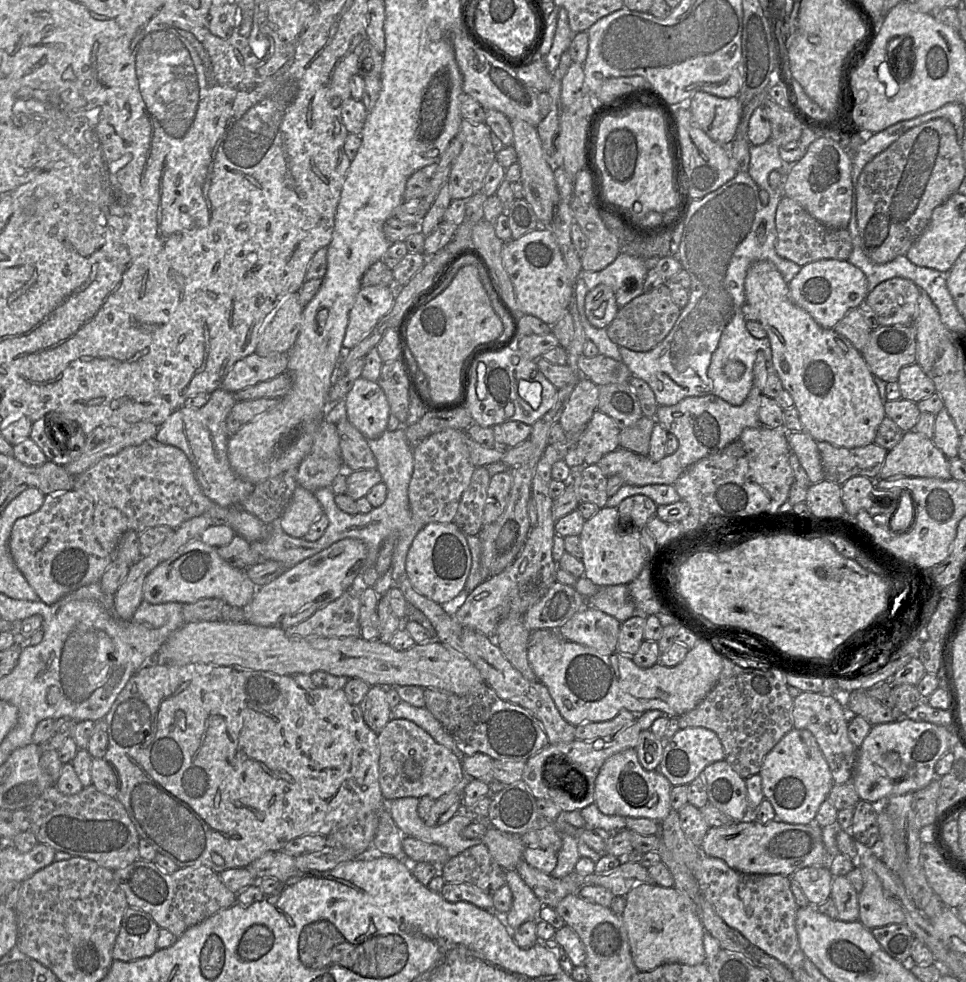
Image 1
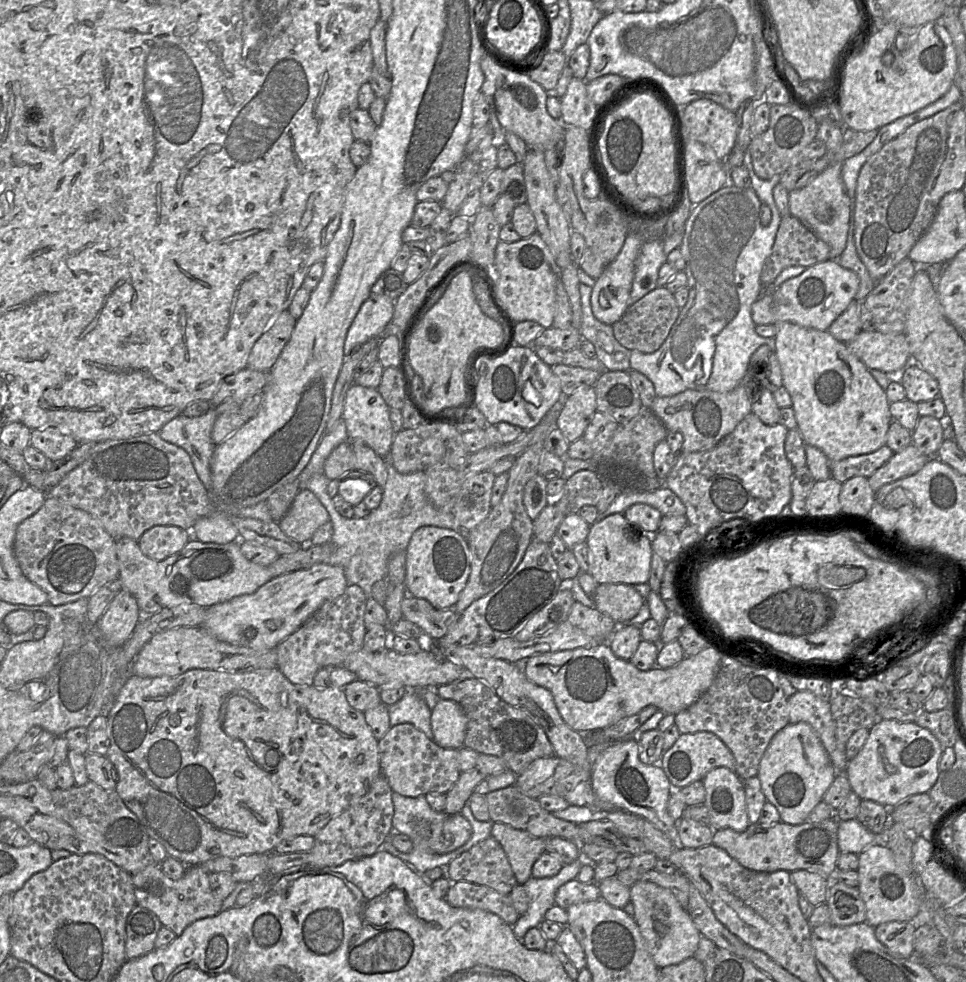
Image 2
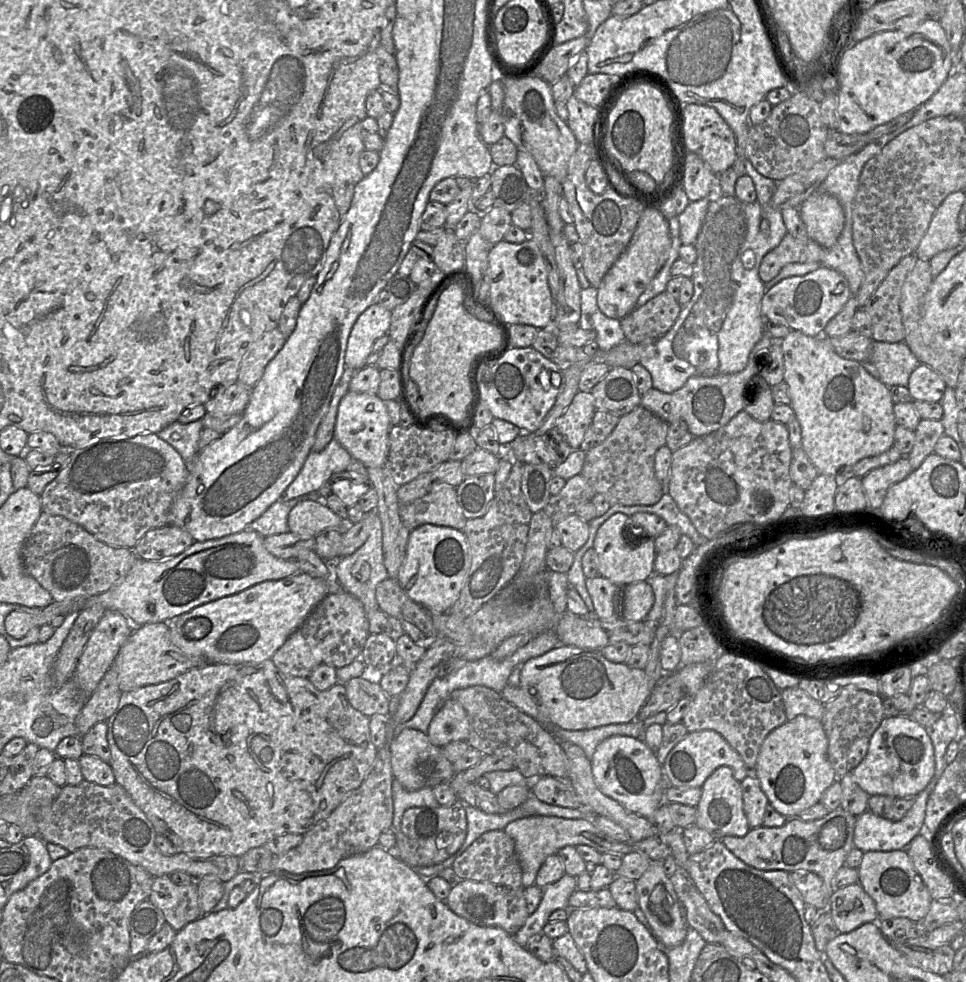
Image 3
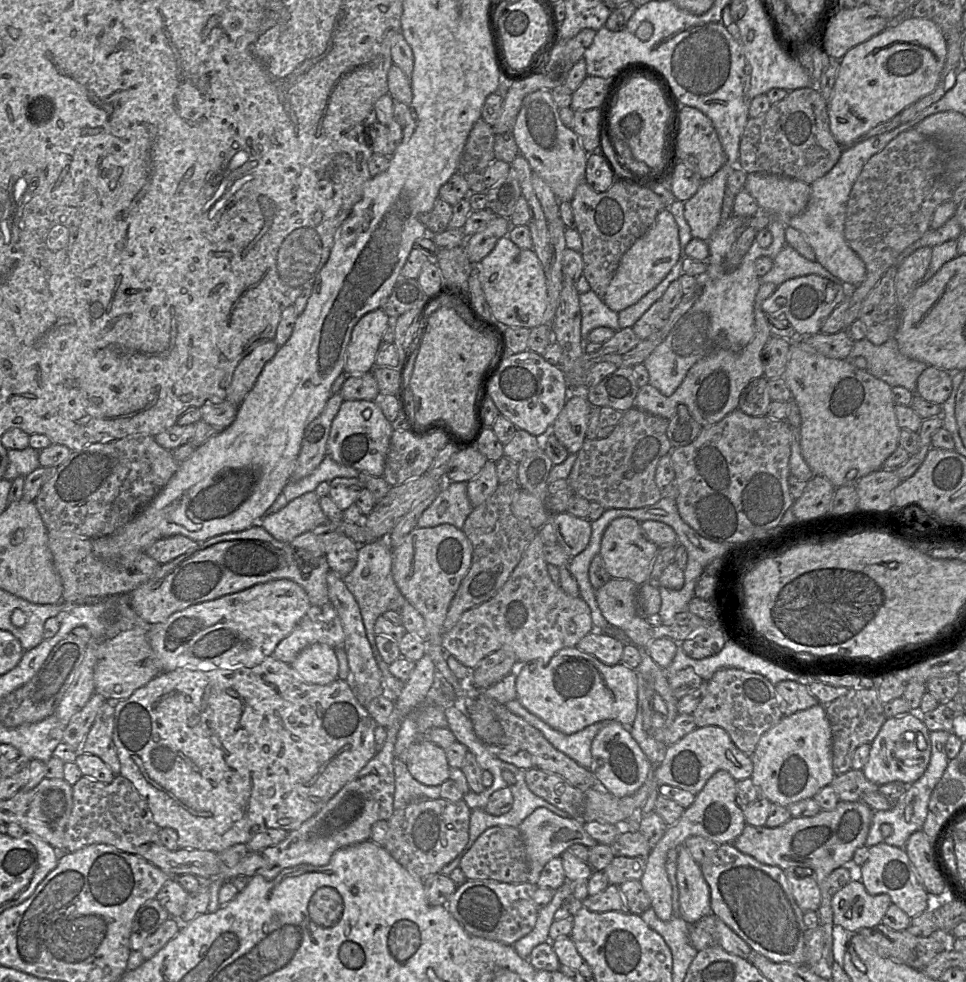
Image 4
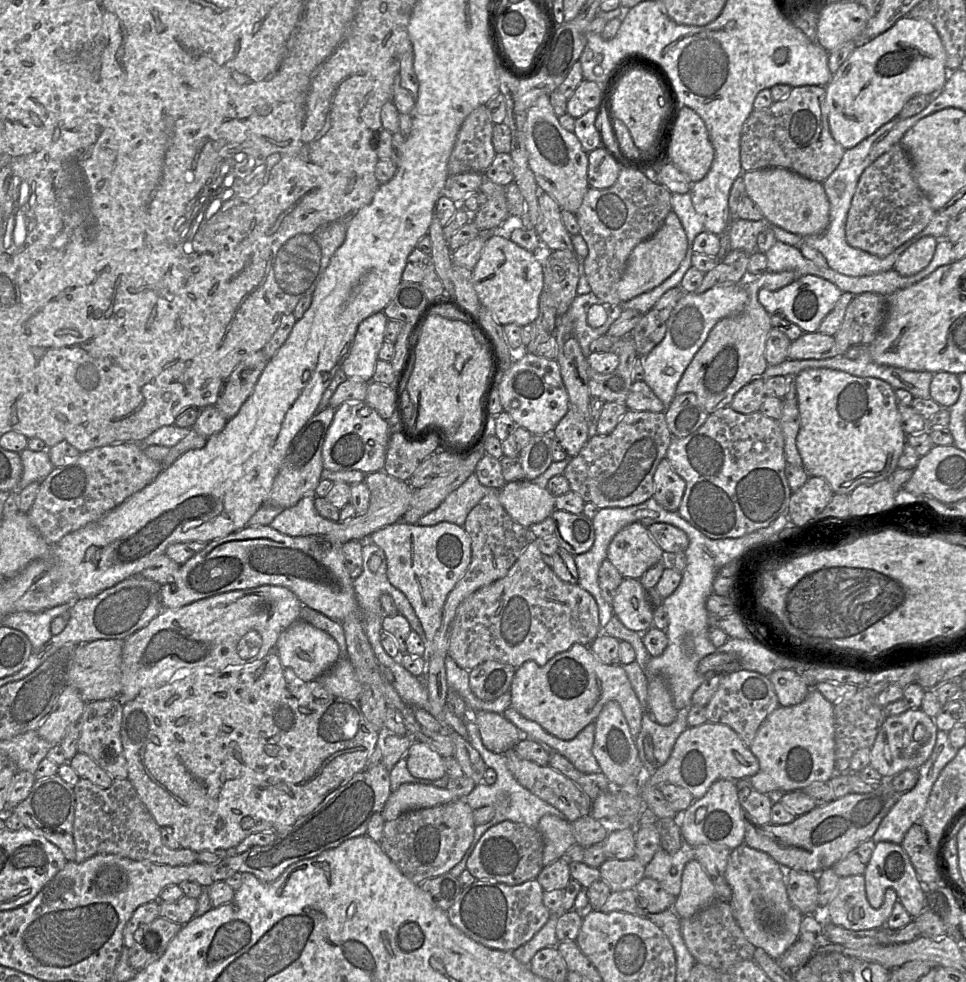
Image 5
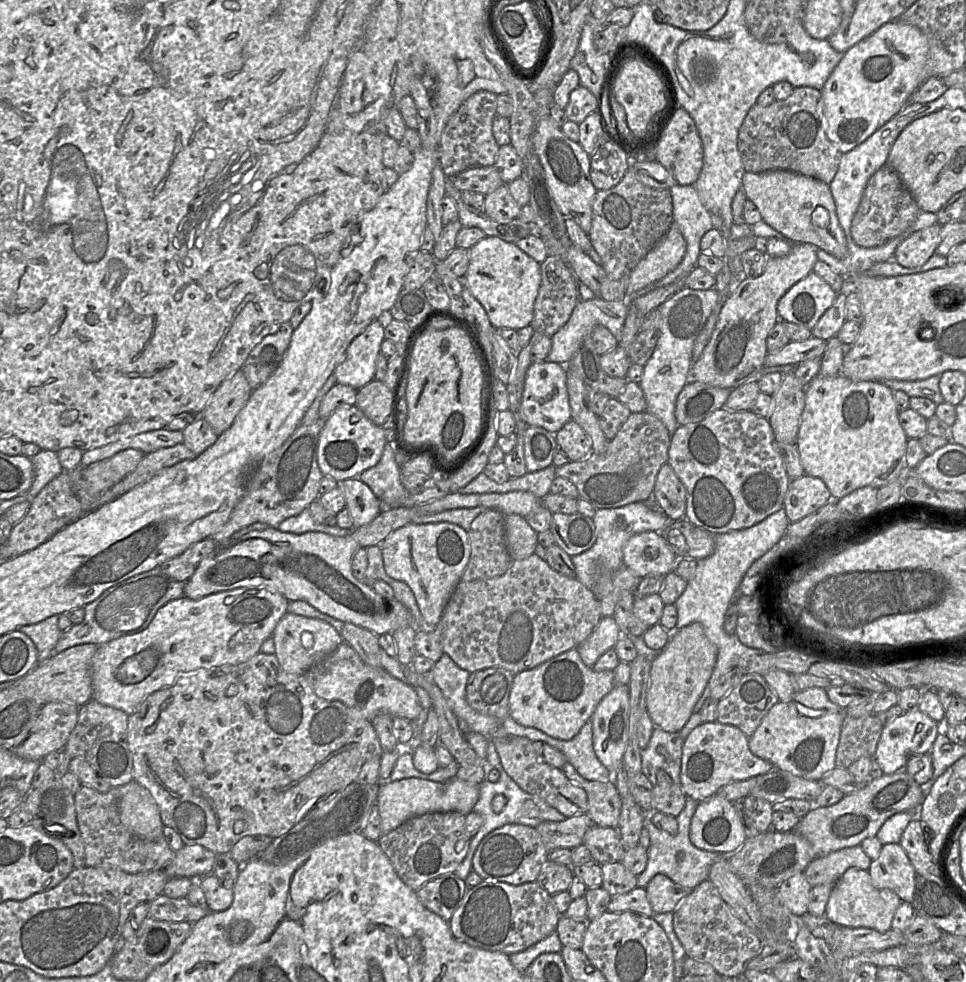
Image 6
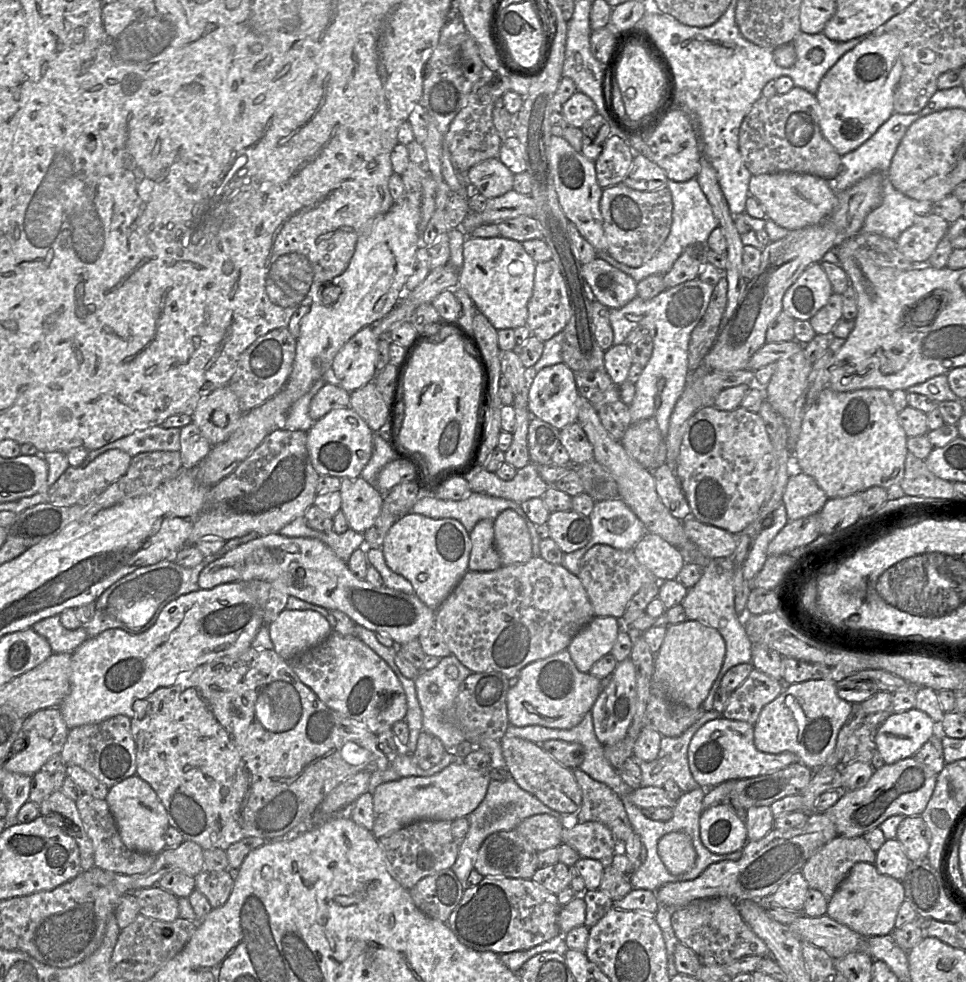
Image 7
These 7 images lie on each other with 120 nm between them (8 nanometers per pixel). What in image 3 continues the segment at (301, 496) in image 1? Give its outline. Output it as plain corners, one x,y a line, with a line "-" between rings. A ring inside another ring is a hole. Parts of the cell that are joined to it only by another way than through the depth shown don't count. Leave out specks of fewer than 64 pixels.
310,499
299,501
289,512
289,531
302,536
316,537
326,528
346,529
345,520
331,511
323,502

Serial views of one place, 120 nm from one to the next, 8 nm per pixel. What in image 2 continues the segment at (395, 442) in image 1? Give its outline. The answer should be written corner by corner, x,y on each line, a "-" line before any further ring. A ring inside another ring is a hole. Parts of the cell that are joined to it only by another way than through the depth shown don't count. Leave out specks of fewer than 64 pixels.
391,455
384,457
387,469
387,481
379,506
371,510
363,518
345,518
334,507
332,498
327,492
329,479
322,474
316,474
309,479
304,488
310,490
328,511
333,526
330,543
333,553
326,560
327,564
340,566
349,585
358,585
367,598
372,597
372,587
375,582
388,576
388,559
400,551
405,551
413,533
422,526
437,526
460,530
453,513
439,511
425,494
426,475
424,471
408,474
399,473
391,462

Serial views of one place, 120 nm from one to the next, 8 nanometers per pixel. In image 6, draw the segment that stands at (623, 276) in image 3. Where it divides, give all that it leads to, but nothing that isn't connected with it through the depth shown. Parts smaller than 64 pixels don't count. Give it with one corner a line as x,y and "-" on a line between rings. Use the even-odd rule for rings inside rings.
673,222
668,232
636,265
627,284
627,297
662,279
674,270
686,253
686,241

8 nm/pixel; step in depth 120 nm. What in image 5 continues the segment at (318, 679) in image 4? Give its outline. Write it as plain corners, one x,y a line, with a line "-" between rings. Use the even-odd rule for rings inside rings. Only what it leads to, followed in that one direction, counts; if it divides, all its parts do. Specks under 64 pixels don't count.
297,620
279,636
276,643
276,654
285,669
291,670
303,681
313,681
330,670
340,658
336,640
327,632
303,620

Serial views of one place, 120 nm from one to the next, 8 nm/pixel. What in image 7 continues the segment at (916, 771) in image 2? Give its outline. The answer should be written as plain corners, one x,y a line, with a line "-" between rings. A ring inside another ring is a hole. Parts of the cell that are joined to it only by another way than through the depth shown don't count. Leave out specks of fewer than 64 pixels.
915,707
892,713
877,729
875,743
885,764
913,757
933,735
934,722

